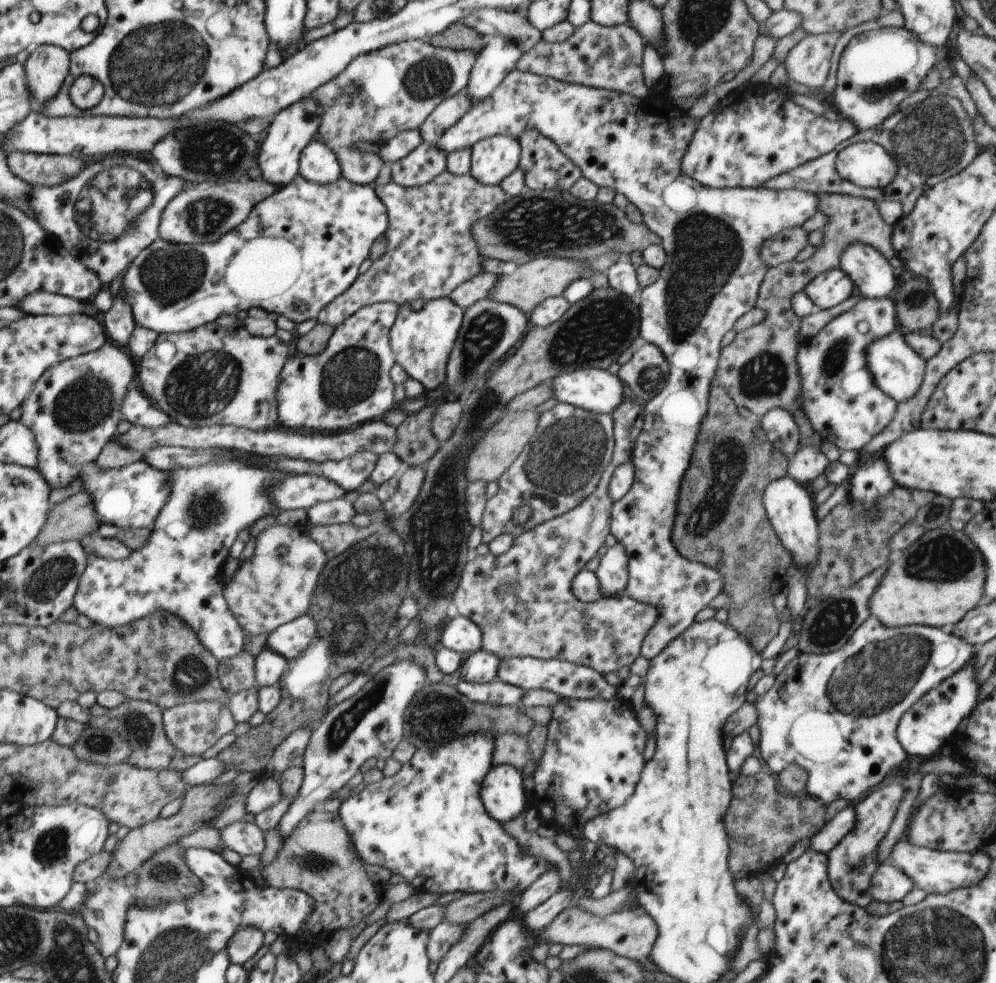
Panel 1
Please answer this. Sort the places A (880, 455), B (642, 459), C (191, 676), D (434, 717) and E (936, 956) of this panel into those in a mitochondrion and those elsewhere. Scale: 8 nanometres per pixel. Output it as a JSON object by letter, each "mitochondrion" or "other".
{"A":"other","B":"other","C":"mitochondrion","D":"mitochondrion","E":"mitochondrion"}

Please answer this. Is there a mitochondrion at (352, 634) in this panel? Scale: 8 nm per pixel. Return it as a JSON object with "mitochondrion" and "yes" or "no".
{"mitochondrion":"yes"}

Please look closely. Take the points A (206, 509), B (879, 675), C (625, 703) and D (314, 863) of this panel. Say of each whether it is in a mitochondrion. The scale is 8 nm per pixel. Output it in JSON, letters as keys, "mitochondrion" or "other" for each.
{"A":"mitochondrion","B":"mitochondrion","C":"other","D":"mitochondrion"}

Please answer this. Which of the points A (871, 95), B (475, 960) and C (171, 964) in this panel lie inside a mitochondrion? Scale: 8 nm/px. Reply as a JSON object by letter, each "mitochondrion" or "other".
{"A":"mitochondrion","B":"other","C":"mitochondrion"}

